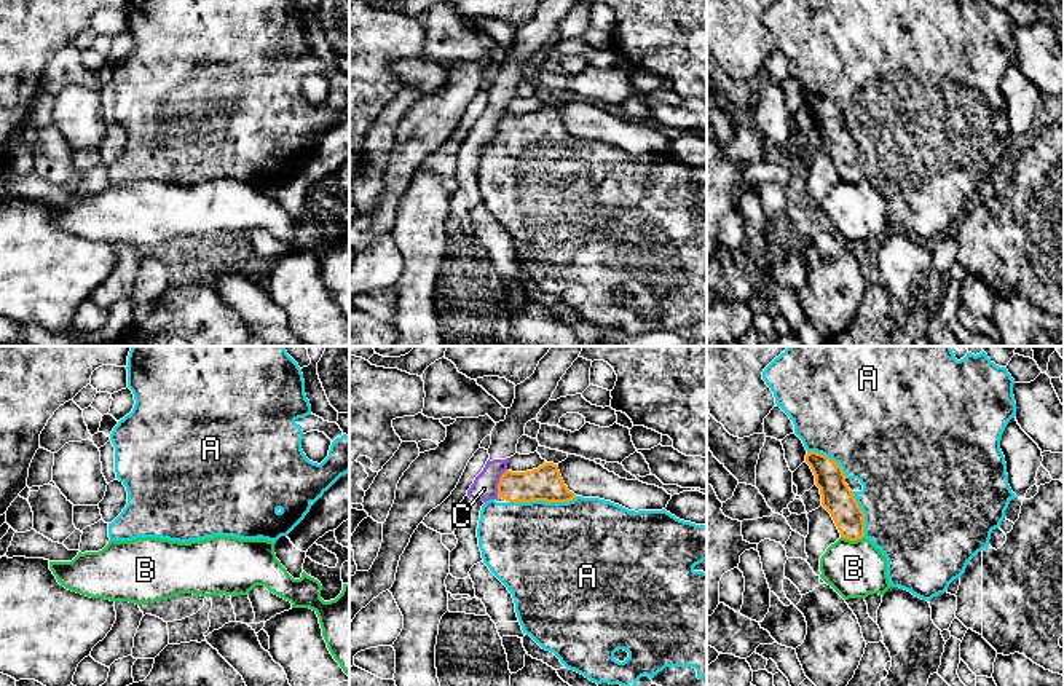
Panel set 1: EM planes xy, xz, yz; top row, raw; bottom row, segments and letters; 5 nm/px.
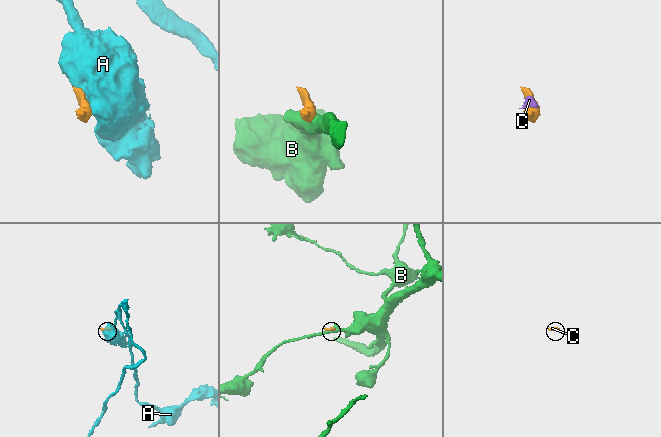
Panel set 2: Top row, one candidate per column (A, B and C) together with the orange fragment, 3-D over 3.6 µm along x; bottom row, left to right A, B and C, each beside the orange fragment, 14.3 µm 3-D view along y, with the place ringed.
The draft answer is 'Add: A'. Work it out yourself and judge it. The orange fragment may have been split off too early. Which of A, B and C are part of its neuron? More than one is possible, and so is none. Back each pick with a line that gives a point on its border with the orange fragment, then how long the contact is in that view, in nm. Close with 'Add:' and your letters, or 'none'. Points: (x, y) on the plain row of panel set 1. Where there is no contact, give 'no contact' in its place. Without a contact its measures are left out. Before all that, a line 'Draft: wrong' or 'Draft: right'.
Draft: right
A: meets orange in xz at (543, 142); contact 340 nm long
Add: A

